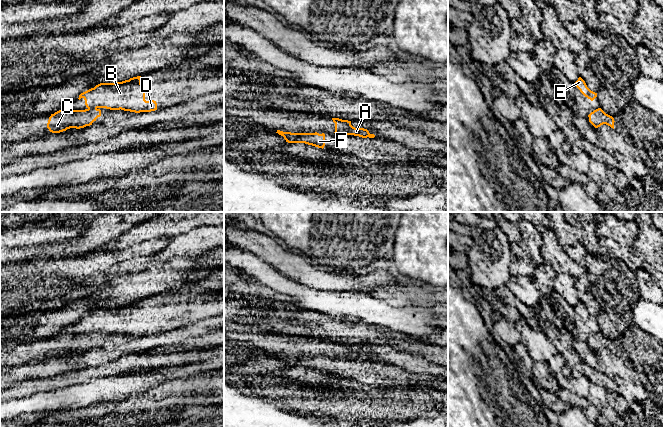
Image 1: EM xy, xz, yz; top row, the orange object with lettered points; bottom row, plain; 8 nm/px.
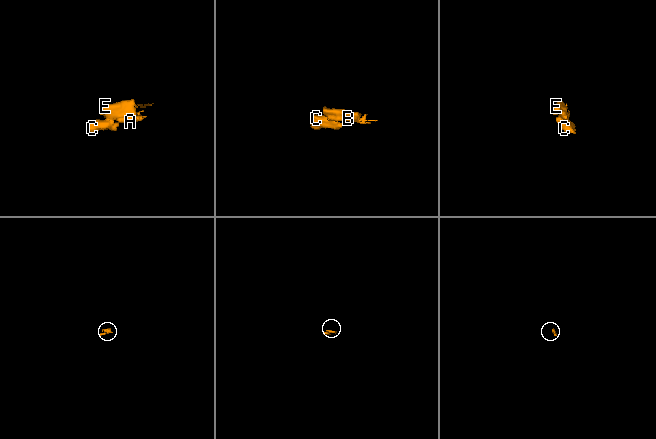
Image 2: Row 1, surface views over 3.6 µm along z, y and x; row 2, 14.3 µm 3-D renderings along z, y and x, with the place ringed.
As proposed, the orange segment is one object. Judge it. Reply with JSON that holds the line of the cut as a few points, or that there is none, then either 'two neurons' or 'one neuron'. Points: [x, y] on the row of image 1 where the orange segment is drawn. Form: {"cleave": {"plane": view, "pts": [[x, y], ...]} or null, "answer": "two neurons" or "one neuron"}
{"cleave": {"plane": "xy", "pts": [[88, 108], [96, 109]]}, "answer": "two neurons"}

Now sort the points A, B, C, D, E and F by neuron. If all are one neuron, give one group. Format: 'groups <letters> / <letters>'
groups A B D E / C F

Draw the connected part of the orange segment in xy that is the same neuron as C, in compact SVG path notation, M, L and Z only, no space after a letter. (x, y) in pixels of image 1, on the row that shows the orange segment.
M62 108L51 114L47 128L52 133L60 133L70 128L80 129L92 125L100 116L100 109L70 110Z

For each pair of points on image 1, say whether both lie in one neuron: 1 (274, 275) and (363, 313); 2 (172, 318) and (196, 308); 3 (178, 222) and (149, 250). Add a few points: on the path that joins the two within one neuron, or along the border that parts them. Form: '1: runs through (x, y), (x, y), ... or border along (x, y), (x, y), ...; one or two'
1: runs through (296, 290), (305, 298), (341, 305); one
2: runs through (178, 312), (182, 308), (190, 308); one
3: border along (167, 237), (151, 238), (139, 243); two

